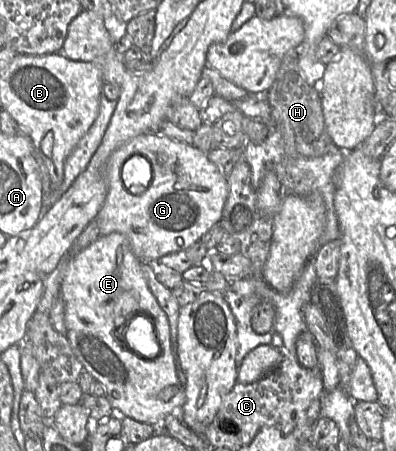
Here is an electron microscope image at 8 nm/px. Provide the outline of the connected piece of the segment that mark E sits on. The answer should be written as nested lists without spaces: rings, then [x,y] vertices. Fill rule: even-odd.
[[[123,234],[100,236],[71,258],[59,295],[65,306],[65,335],[83,370],[104,386],[113,408],[152,425],[156,433],[163,431],[164,418],[180,409],[185,393],[176,372],[168,318],[148,287],[142,263]],[[134,315],[145,316],[154,325],[157,348],[144,358],[129,350],[125,341],[126,320]]]

